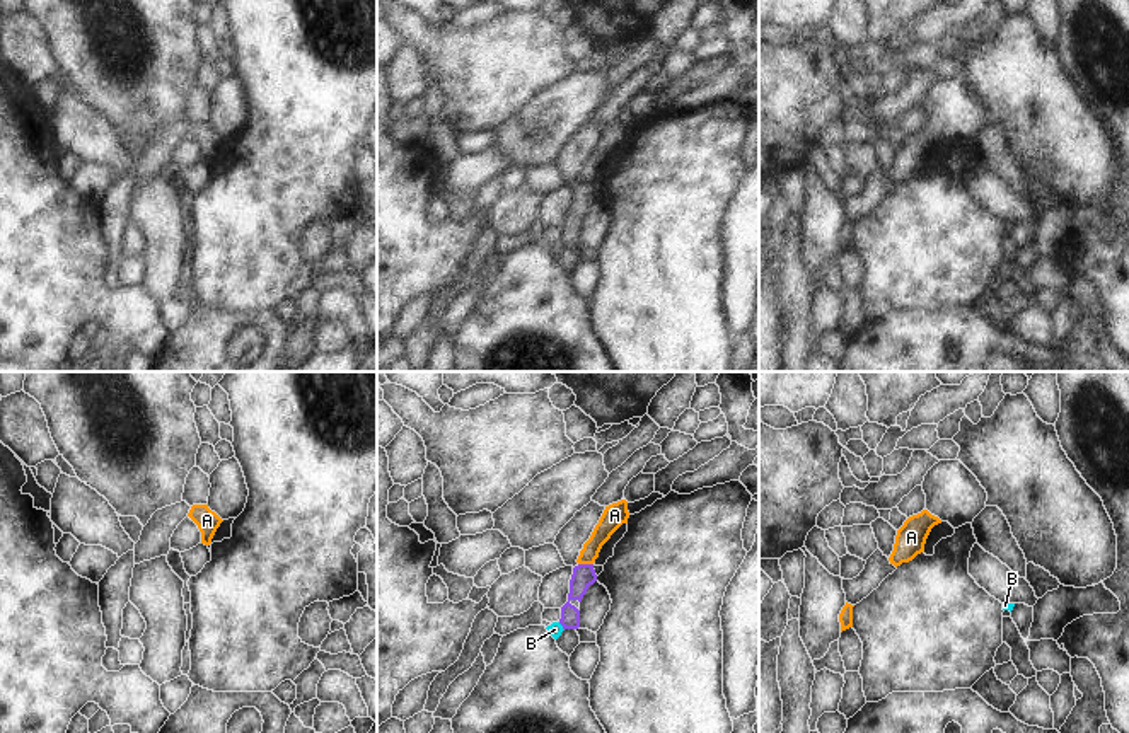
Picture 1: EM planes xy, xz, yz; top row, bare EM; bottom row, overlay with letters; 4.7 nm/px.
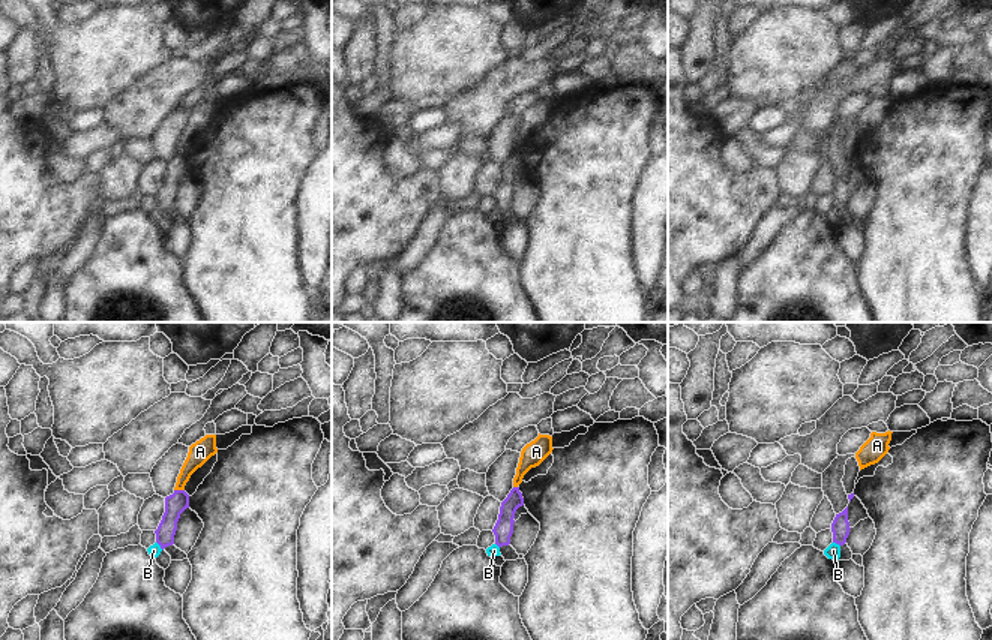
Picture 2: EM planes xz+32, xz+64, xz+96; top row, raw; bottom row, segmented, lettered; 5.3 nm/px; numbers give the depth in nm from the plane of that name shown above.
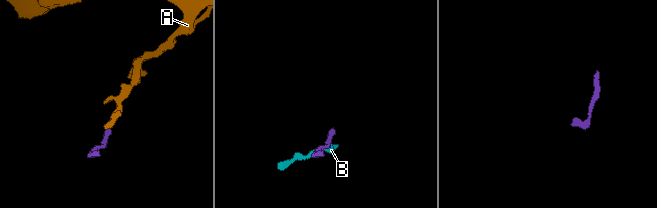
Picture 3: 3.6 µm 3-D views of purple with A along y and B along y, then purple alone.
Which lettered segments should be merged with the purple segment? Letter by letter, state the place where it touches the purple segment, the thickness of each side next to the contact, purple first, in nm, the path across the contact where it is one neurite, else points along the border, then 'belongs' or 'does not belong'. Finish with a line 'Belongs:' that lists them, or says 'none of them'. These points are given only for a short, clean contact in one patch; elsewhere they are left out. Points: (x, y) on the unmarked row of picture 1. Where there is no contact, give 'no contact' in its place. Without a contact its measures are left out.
A: xz (585, 183) | 110/100 nm | along xz (578, 181), (592, 183) | does not belong
B: xz (561, 242) | 100/70 nm | along xz (558, 241), (563, 248) | does not belong
Belongs: none of them

